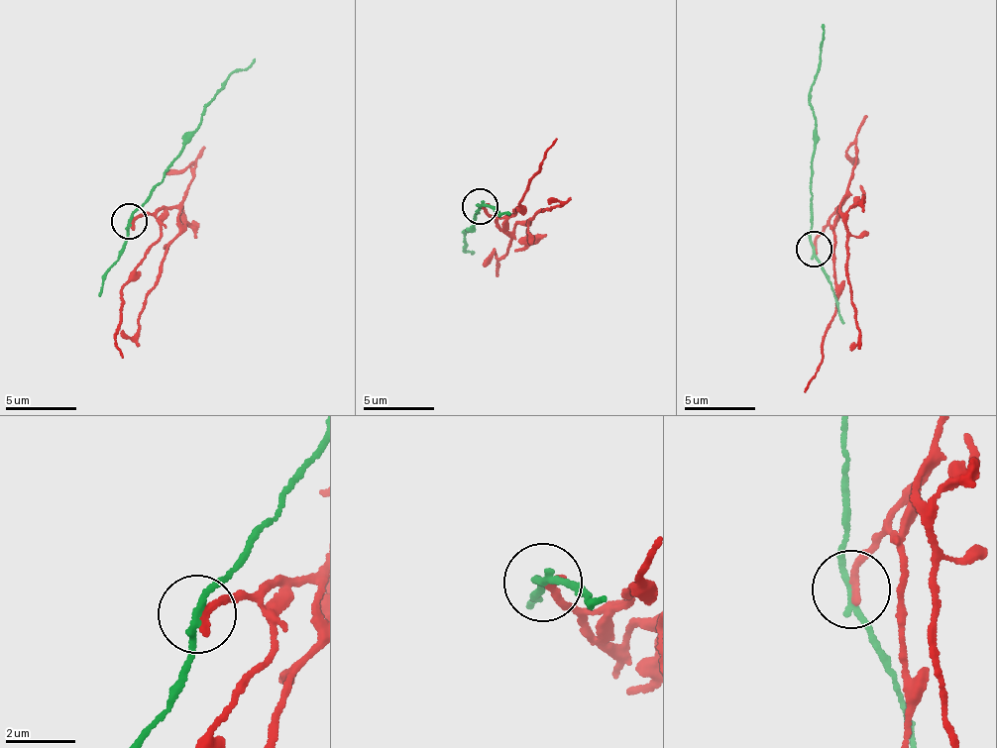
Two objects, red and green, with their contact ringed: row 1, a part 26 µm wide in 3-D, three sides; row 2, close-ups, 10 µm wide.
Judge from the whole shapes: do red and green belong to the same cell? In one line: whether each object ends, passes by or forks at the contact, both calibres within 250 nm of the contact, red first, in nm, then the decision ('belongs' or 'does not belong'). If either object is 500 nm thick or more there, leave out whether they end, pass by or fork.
red ends; green passes by; calibres 240 and 160 nm; does not belong

